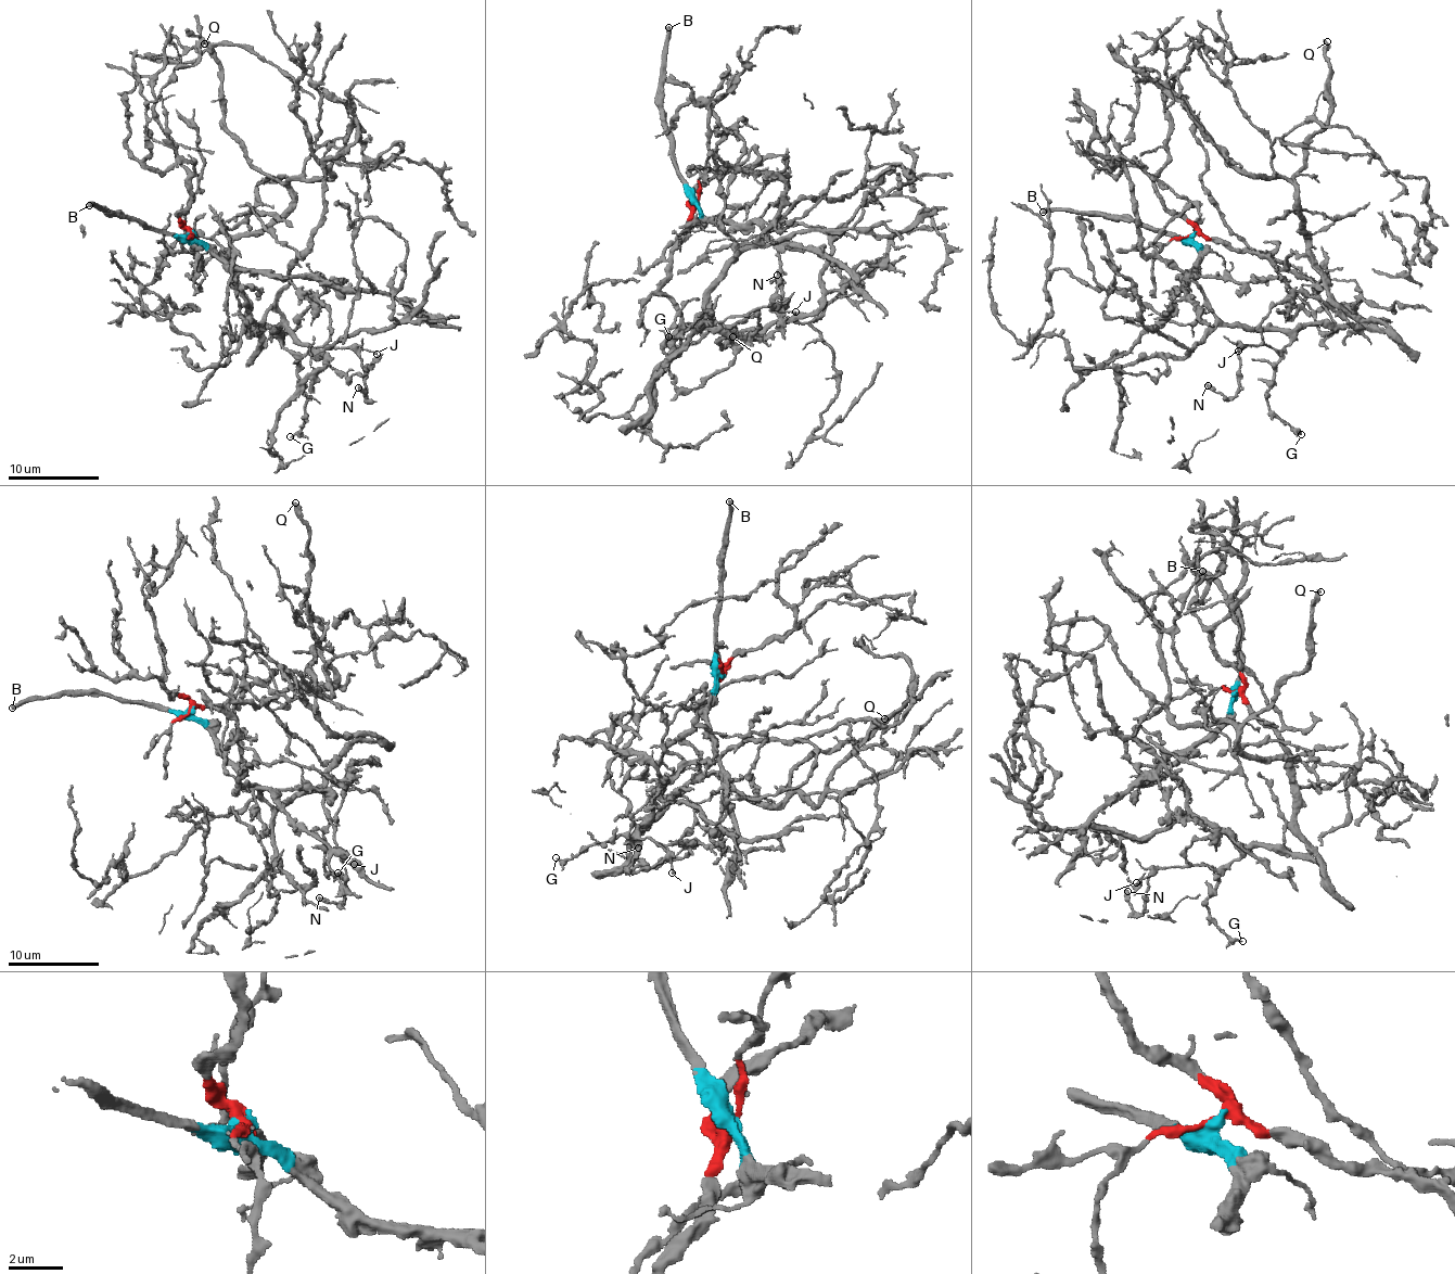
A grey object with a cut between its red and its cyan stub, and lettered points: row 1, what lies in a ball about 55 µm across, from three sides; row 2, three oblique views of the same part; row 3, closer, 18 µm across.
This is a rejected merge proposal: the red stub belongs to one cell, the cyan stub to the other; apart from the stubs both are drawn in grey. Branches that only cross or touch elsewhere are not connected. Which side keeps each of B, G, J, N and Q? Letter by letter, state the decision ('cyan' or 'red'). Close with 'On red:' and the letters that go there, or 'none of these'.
B: cyan
G: red
J: red
N: red
Q: red
On red: G, J, N, Q

